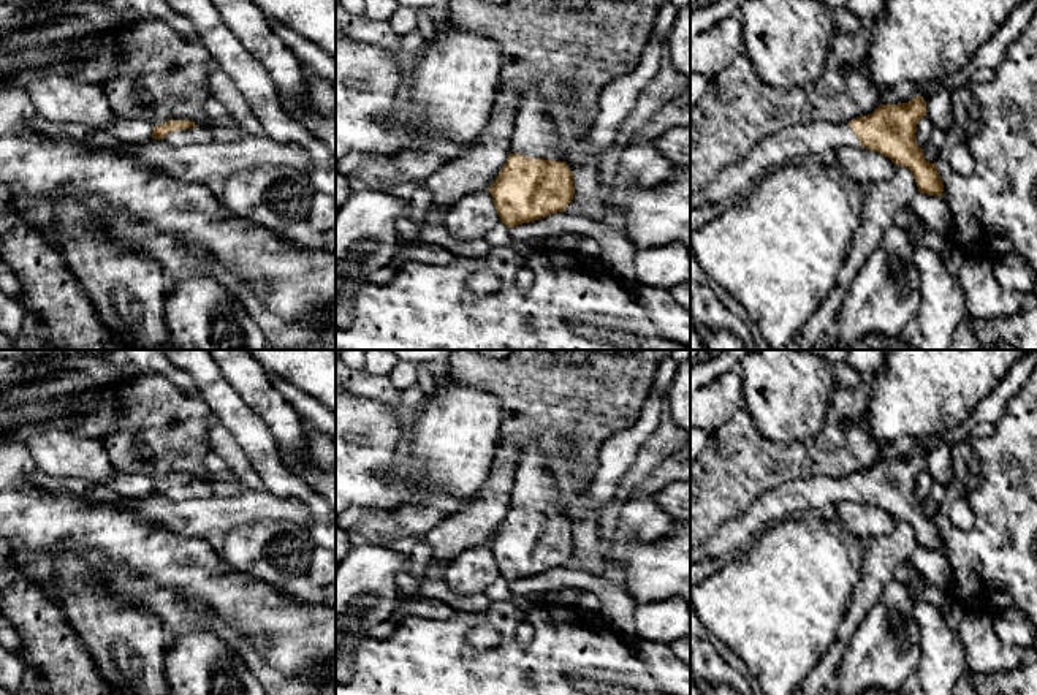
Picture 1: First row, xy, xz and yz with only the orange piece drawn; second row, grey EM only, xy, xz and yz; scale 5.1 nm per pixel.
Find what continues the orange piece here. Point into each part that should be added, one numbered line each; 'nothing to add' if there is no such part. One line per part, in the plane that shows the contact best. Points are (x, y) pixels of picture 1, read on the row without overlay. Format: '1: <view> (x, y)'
1: xz (534, 489)

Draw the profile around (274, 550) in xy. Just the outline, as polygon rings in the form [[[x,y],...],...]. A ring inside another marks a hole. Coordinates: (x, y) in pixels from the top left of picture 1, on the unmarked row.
[[[264,519],[228,530],[222,548],[223,562],[239,572],[282,587],[296,573],[306,572],[317,548],[307,527],[285,519]]]

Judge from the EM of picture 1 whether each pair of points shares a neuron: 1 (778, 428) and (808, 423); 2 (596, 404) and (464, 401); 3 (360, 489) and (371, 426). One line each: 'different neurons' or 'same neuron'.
1: same neuron
2: different neurons
3: same neuron

